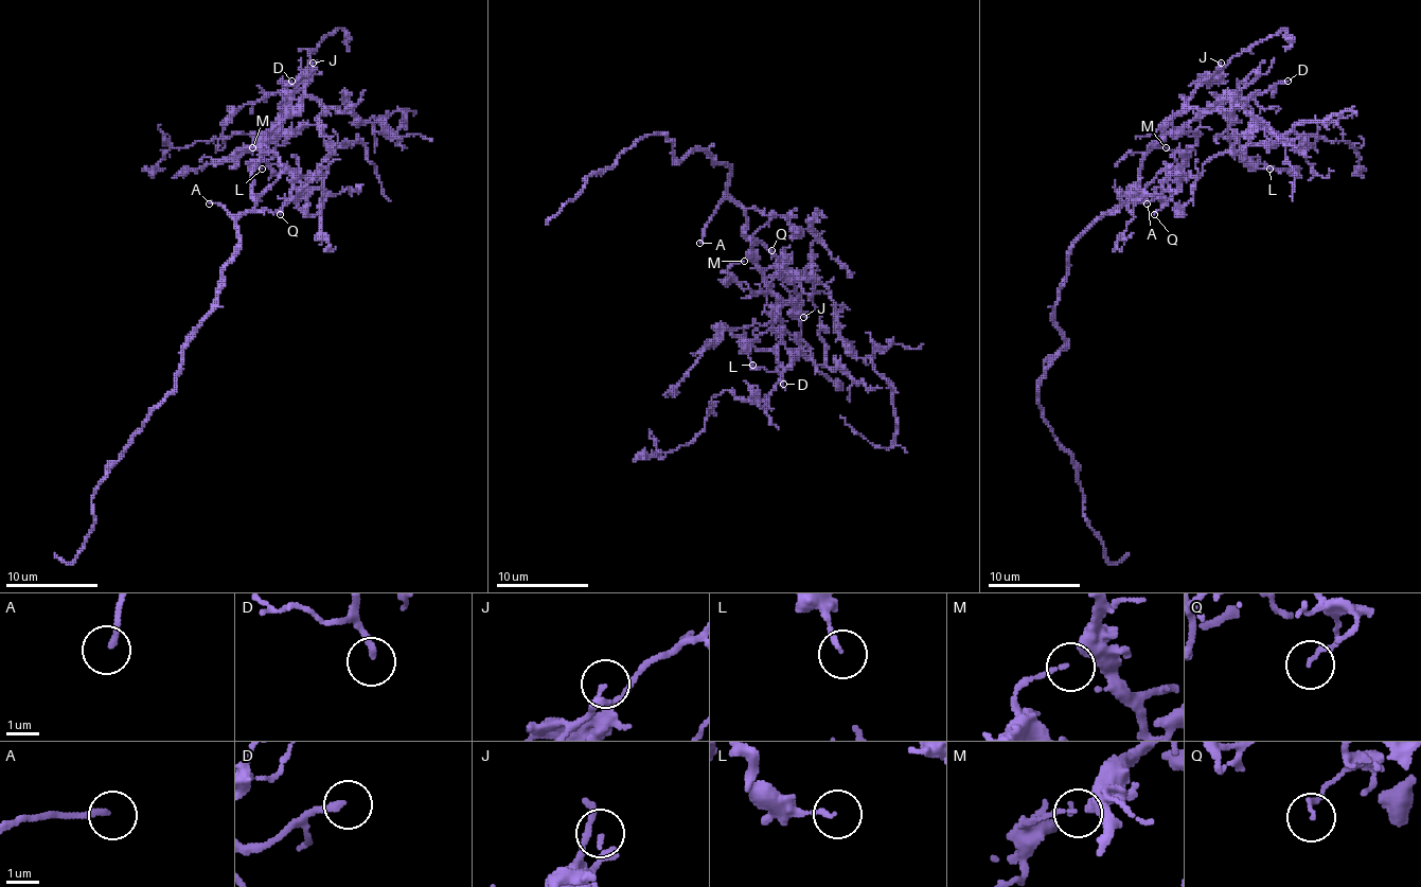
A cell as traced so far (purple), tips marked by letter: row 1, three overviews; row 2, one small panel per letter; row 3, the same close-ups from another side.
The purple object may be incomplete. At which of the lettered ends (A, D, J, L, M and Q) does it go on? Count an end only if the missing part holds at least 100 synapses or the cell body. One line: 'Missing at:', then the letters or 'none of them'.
Missing at: A, D

